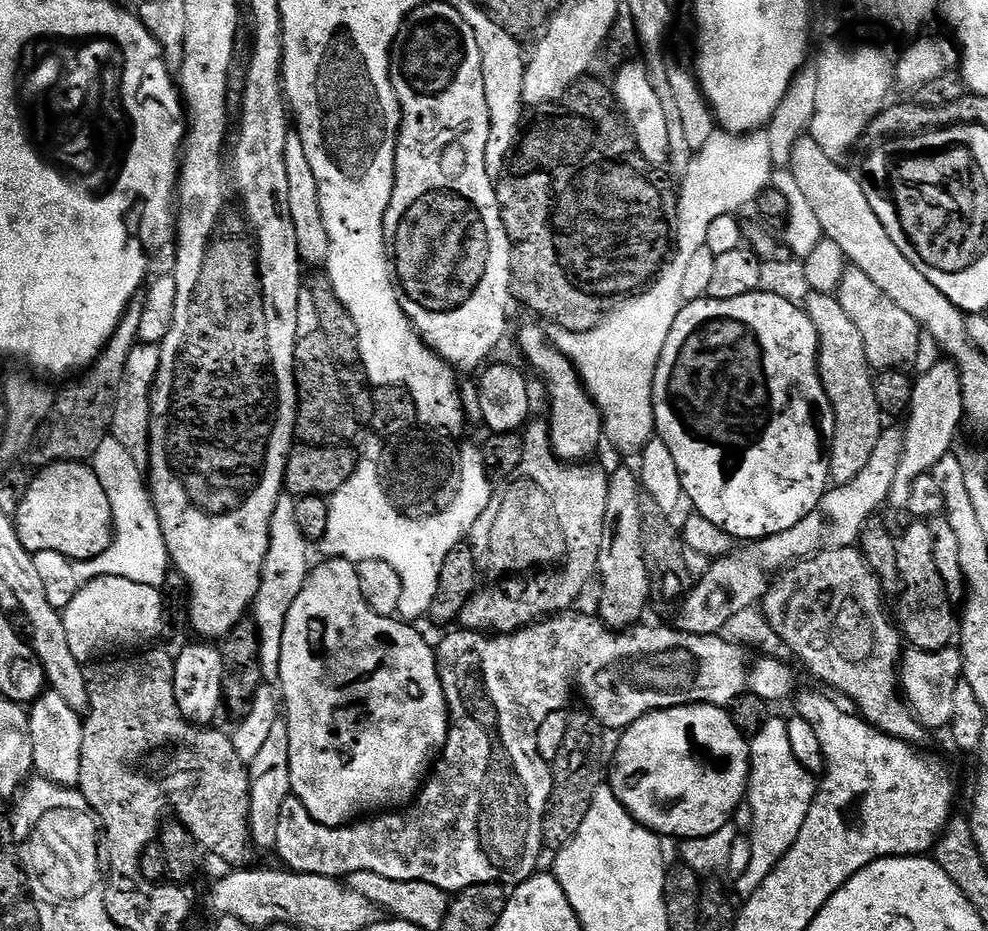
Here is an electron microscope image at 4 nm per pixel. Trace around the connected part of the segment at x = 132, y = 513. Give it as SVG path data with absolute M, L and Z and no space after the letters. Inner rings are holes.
M111 434L105 436L98 446L91 458L90 467L98 474L98 482L102 482L106 498L110 498L112 544L93 560L79 561L75 565L78 578L81 582L97 580L103 576L130 578L130 582L163 589L169 583L167 580L170 561L166 550L166 538L162 534L162 526L152 504L150 484L145 473L134 462L134 458L130 458L126 446L122 446L122 442L118 442Z

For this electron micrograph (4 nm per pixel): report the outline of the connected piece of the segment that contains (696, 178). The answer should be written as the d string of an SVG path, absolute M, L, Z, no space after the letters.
M717 130L710 136L710 139L706 142L705 146L703 146L702 150L693 153L692 161L689 164L689 170L687 170L686 174L681 179L680 184L682 184L682 186L681 188L678 188L677 191L677 219L674 228L674 253L672 259L669 259L665 263L656 280L637 297L629 297L628 299L625 299L623 303L611 313L610 318L605 318L605 320L594 330L586 330L585 332L566 332L563 330L556 330L553 331L554 334L551 333L550 339L552 343L555 344L556 349L558 349L558 351L563 354L574 367L576 367L576 373L580 376L581 382L584 383L584 388L588 391L593 402L596 403L596 408L600 411L600 415L604 421L604 436L606 437L607 443L609 440L618 451L639 454L643 452L645 446L647 446L647 444L654 438L654 433L656 432L656 415L652 409L654 374L656 373L656 367L658 366L658 358L662 358L662 346L666 346L666 338L670 338L670 326L674 326L674 318L678 318L678 314L681 313L684 305L684 301L681 298L682 283L685 271L687 271L687 266L691 263L692 255L695 255L696 251L705 247L706 236L709 234L709 228L712 222L720 217L735 215L736 211L746 206L751 207L755 203L757 197L759 197L765 189L771 187L771 184L773 183L772 174L774 171L776 171L776 165L771 157L770 140L767 131L761 130L759 132L749 133L747 136L741 136L735 133Z

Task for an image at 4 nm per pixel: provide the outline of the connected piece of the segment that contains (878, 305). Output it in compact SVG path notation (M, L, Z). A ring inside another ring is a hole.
M848 266L842 274L840 287L834 293L840 301L842 310L850 317L850 322L858 326L858 334L862 334L862 342L866 346L868 365L877 373L886 371L908 370L913 367L918 357L922 329L902 306L890 302L886 294L862 270Z

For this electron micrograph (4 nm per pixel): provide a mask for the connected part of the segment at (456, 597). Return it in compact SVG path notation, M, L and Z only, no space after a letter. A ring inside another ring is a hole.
M463 443L460 447L461 481L458 494L450 506L434 515L423 518L410 517L397 510L391 500L384 504L376 504L372 508L370 494L376 490L372 480L372 466L368 462L357 463L356 470L329 499L329 525L326 534L318 541L318 548L327 559L346 560L352 563L362 561L382 561L389 563L398 576L402 578L402 595L398 601L399 619L405 623L417 623L432 608L432 620L436 624L448 624L459 621L466 602L472 597L476 588L476 563L471 547L465 543L470 537L478 518L492 501L494 484L485 468L483 449L478 445Z

